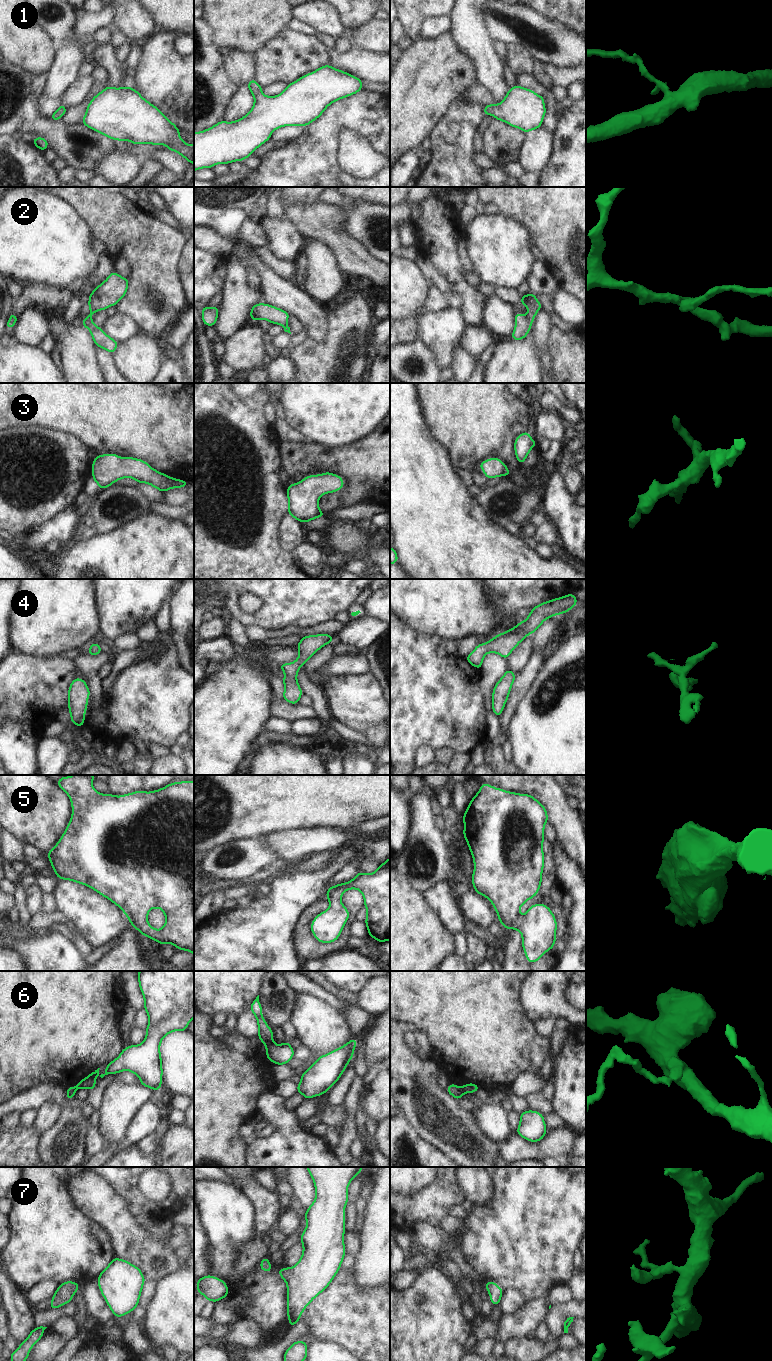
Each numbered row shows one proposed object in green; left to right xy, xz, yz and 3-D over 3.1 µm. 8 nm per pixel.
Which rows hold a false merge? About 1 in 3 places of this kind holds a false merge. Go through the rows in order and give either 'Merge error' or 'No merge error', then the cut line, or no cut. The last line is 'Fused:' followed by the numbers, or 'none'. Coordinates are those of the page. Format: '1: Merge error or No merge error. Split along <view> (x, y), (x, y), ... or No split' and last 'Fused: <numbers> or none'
1: No merge error. No split
2: Merge error. Split along yz (526, 316), (531, 322)
3: No merge error. No split
4: No merge error. No split
5: No merge error. No split
6: Merge error. Split along xz (272, 1041), (266, 1046)
7: No merge error. No split
Fused: 2, 6

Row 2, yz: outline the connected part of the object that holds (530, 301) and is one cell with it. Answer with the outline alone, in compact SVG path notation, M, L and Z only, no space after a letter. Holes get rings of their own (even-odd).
M533 293L523 295L521 297L520 304L523 304L527 307L527 317L531 320L531 322L533 322L537 312L542 308L541 303L537 300L536 295Z

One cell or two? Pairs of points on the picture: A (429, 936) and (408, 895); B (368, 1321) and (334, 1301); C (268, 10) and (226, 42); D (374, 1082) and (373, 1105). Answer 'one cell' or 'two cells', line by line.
A: one cell
B: one cell
C: one cell
D: one cell

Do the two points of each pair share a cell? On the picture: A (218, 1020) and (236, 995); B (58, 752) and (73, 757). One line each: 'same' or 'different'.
A: different
B: different

